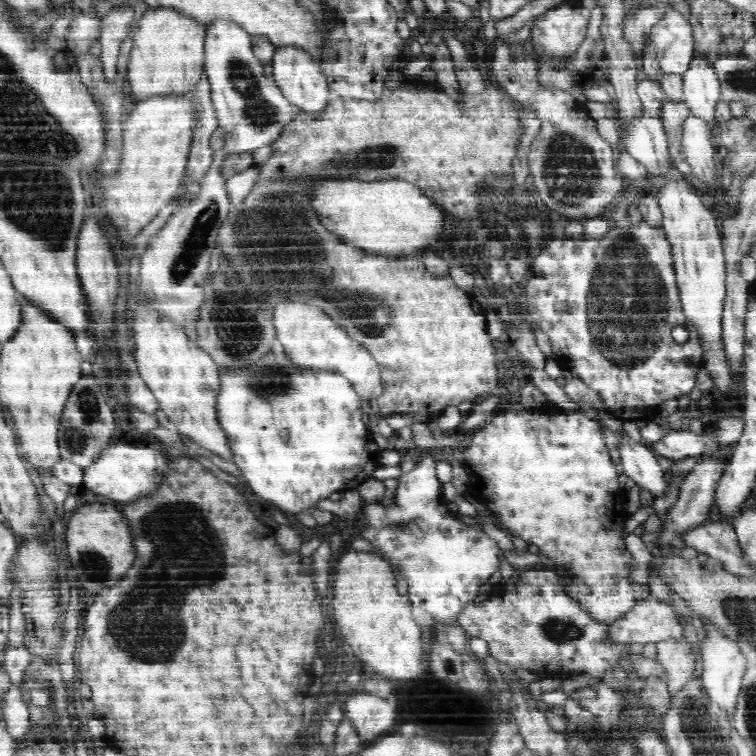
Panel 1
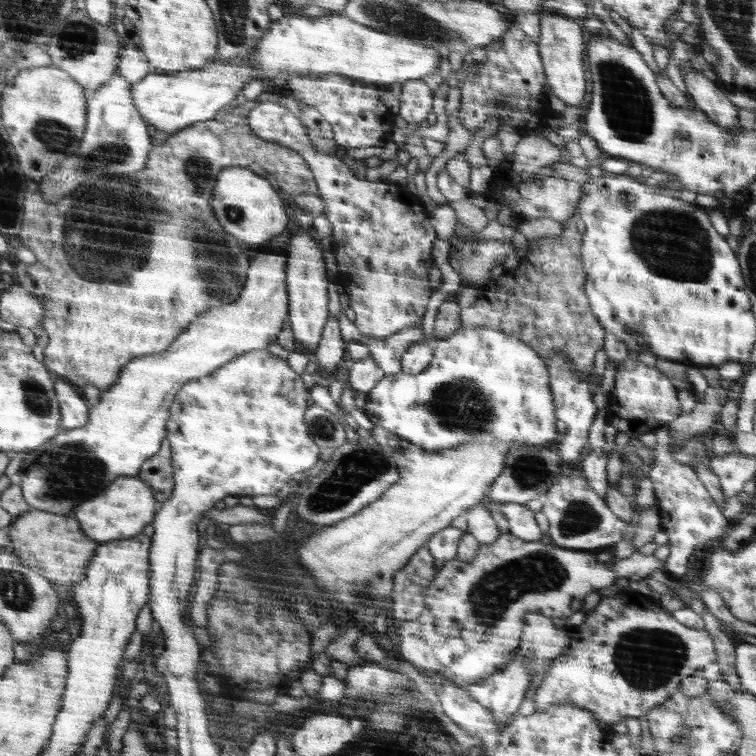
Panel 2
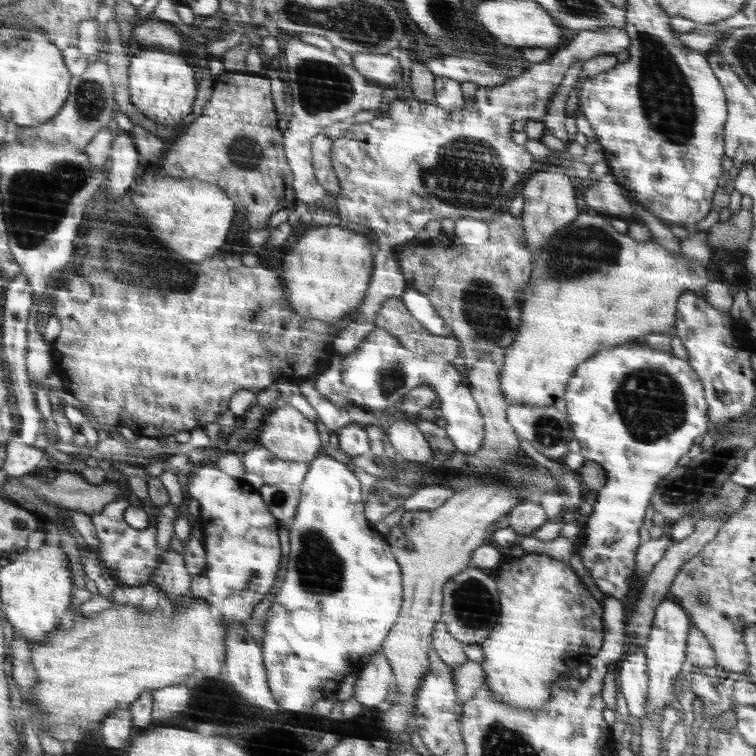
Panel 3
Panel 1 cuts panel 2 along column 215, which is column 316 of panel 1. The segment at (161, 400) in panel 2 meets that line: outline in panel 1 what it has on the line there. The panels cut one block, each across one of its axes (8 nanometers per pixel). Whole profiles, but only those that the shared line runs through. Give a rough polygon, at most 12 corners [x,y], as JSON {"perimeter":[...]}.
{"perimeter":[[274,308],[278,348],[298,369],[340,373],[361,398],[381,368],[332,317]]}

